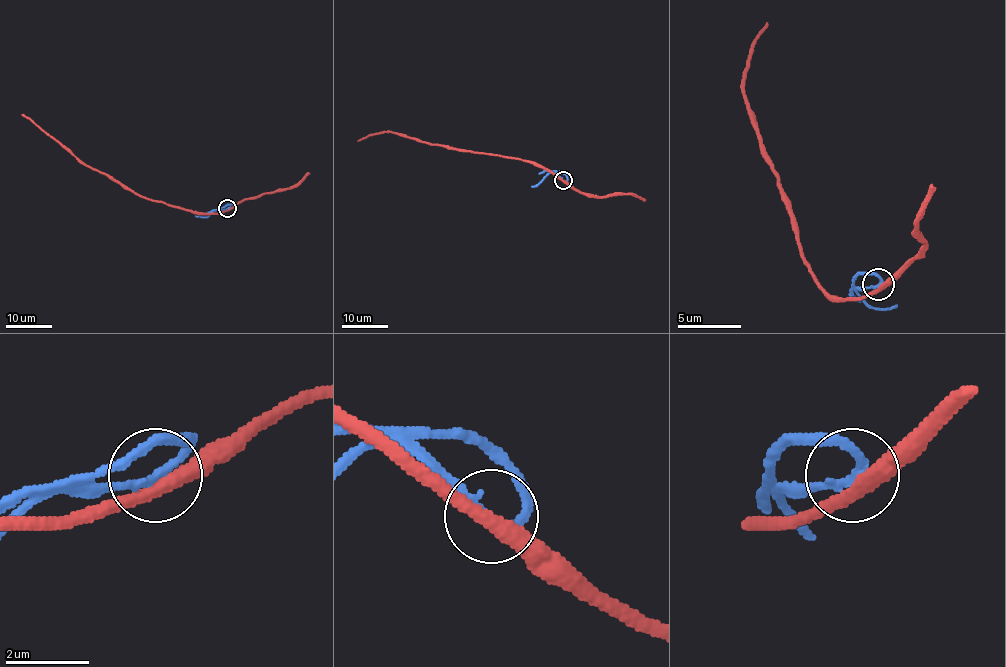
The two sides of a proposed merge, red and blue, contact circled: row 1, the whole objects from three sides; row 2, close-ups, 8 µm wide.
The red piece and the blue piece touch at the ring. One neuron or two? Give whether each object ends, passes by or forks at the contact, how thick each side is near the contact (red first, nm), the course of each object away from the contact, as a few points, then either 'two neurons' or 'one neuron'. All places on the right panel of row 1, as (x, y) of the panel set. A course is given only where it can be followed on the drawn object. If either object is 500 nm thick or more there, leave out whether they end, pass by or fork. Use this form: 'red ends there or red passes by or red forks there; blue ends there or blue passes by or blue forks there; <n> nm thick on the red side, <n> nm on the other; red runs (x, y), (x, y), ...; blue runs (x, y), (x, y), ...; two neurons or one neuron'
red passes by; blue passes by; 360 nm thick on the red side, 190 nm on the other; red runs (879, 286), (873, 293), (834, 299), (802, 261), (796, 223), (780, 191), (745, 99), (748, 51), (767, 22); blue runs (879, 283), (860, 286), (857, 293), (876, 309), (898, 306); two neurons

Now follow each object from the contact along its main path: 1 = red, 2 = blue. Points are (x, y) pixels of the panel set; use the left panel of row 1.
1: (228, 209), (198, 214), (148, 200), (82, 164), (22, 114)
2: (228, 208), (213, 211), (206, 217), (196, 216)

